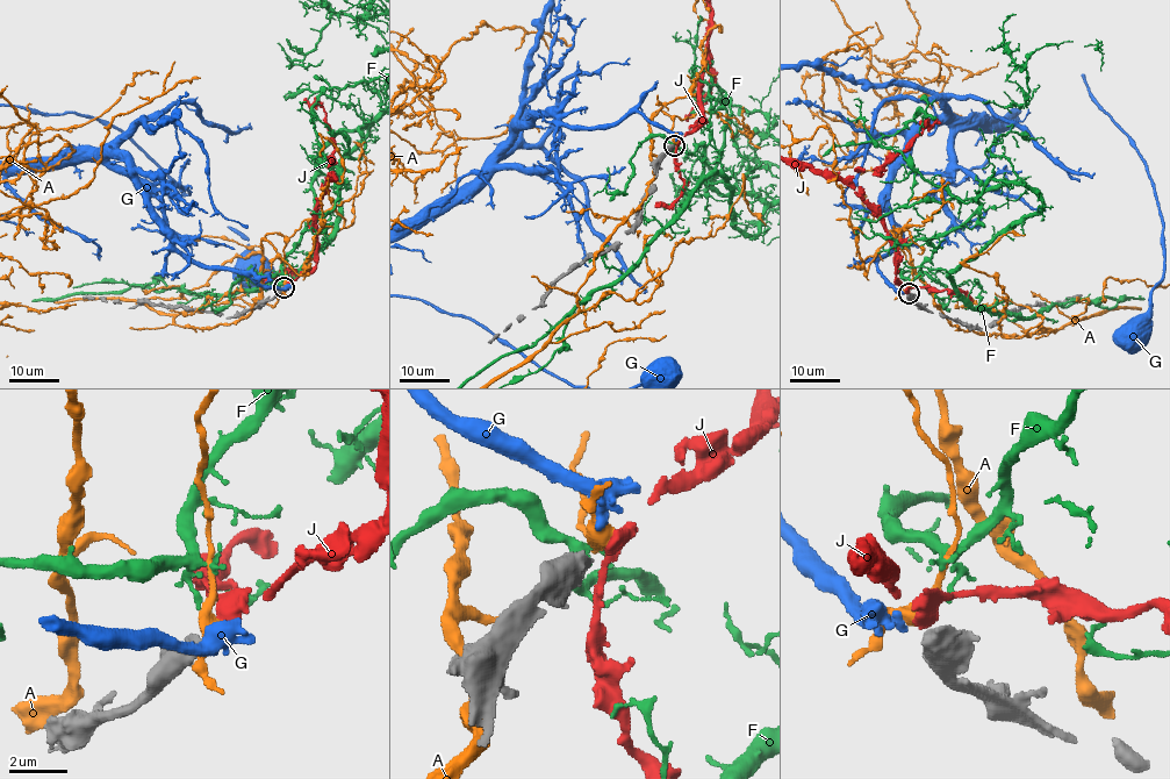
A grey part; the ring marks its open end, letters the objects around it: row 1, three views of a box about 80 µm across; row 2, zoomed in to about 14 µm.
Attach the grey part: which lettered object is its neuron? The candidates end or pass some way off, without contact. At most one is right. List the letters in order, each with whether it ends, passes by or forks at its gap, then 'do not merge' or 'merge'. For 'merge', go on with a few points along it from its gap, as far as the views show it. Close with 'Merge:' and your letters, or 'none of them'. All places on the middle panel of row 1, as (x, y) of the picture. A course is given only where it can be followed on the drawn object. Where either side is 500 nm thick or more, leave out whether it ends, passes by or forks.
A: it passes by | do not merge
F: it ends | do not merge
G: it ends | do not merge
J: merge
Merge: J

